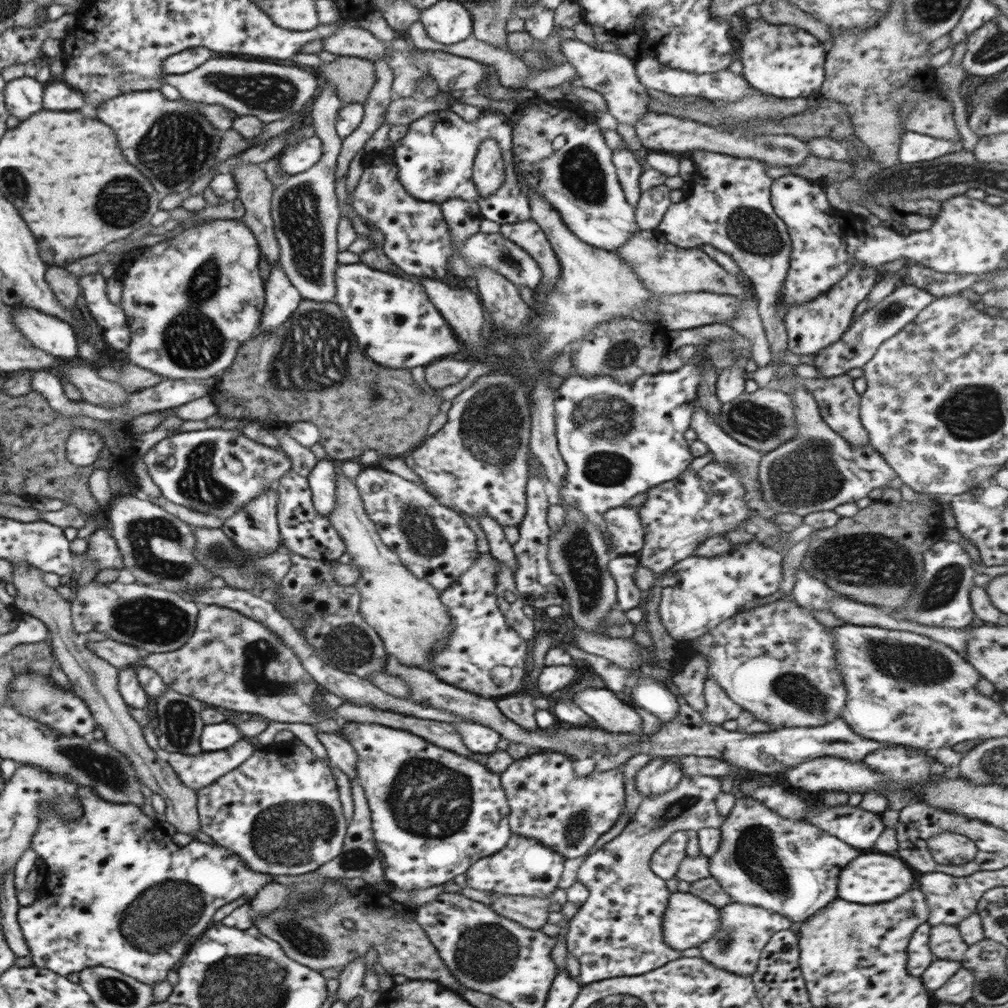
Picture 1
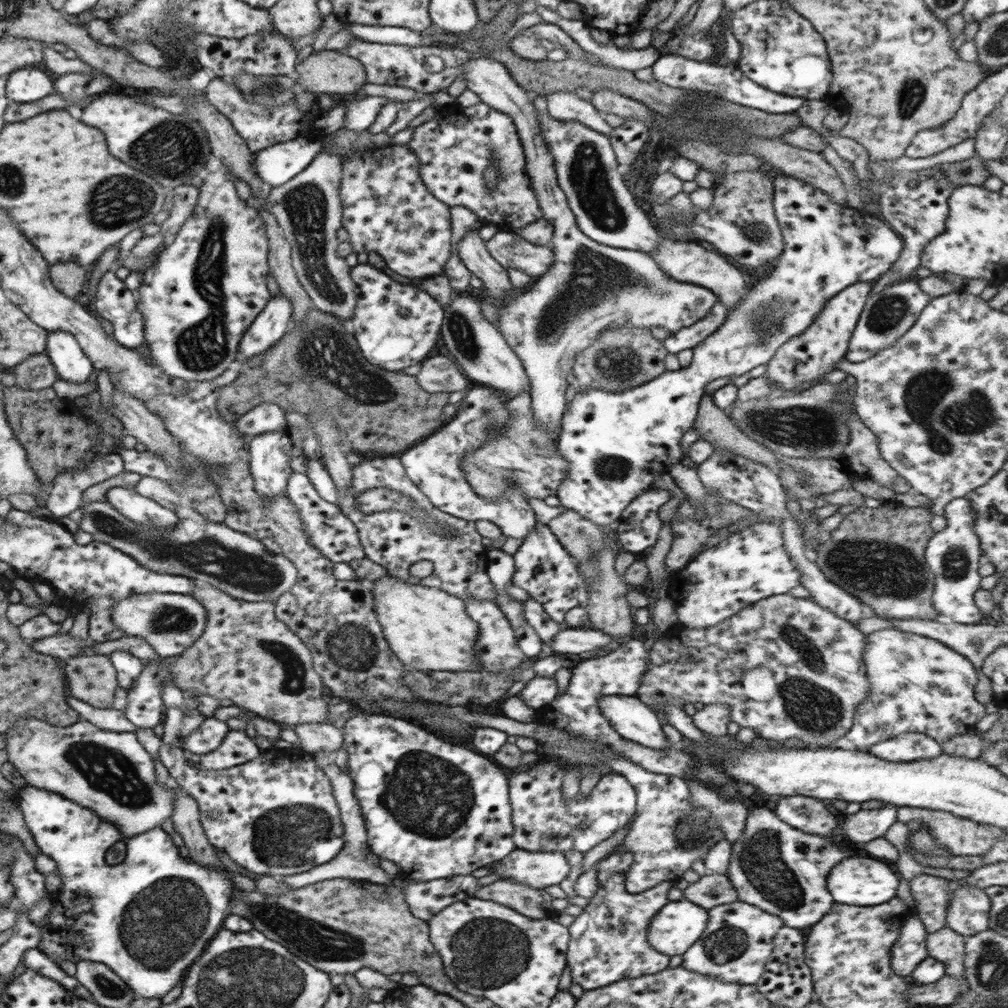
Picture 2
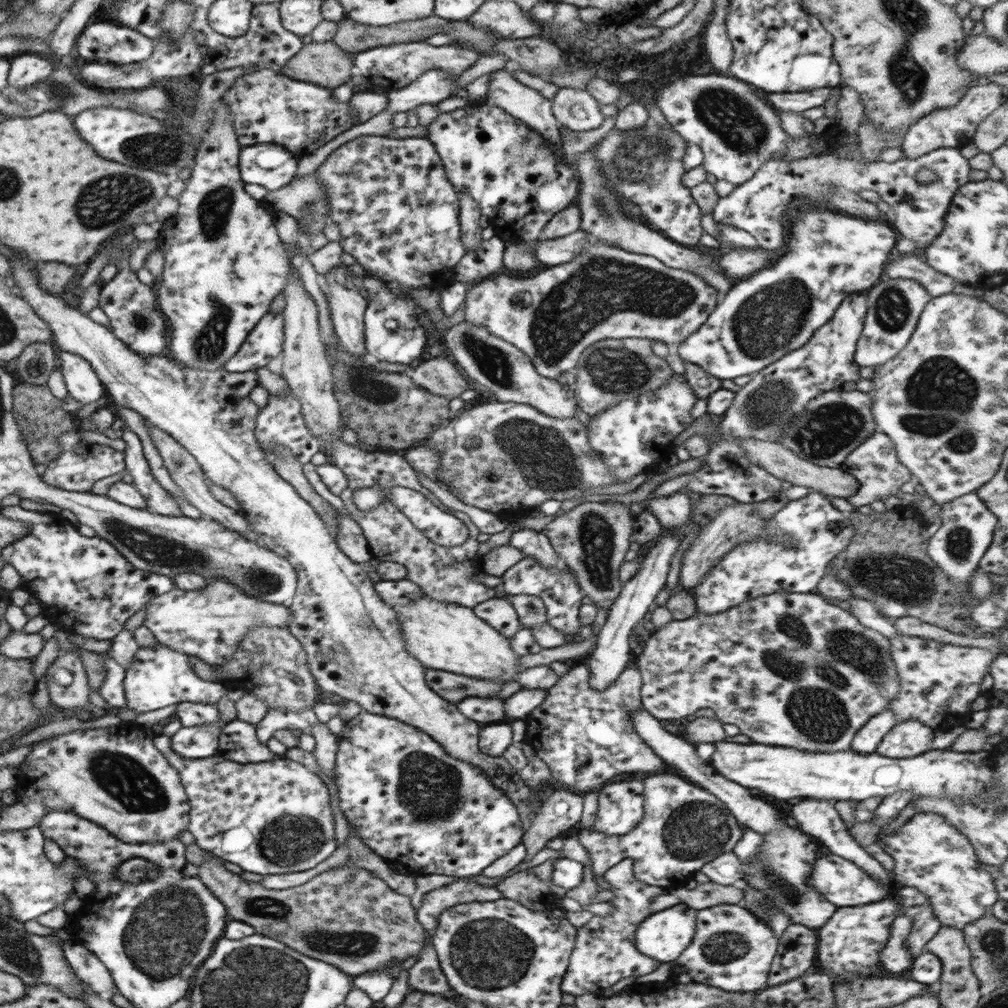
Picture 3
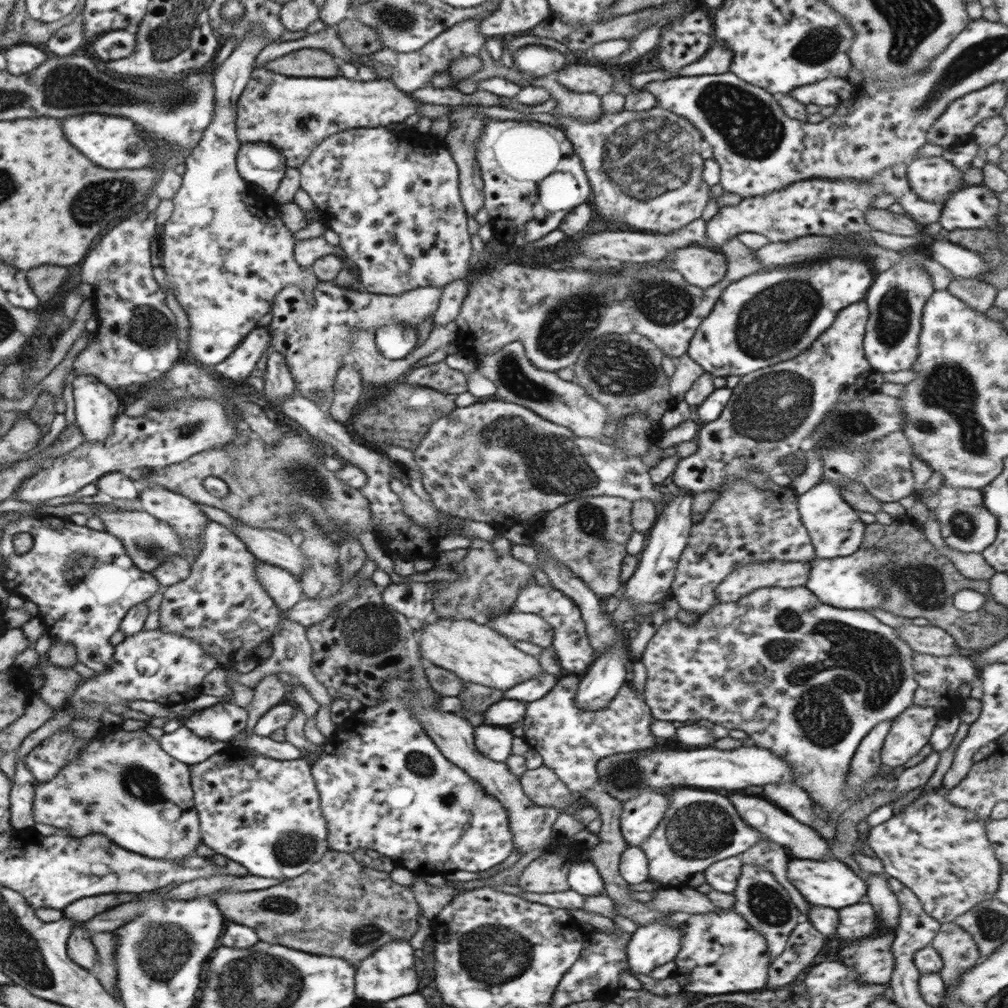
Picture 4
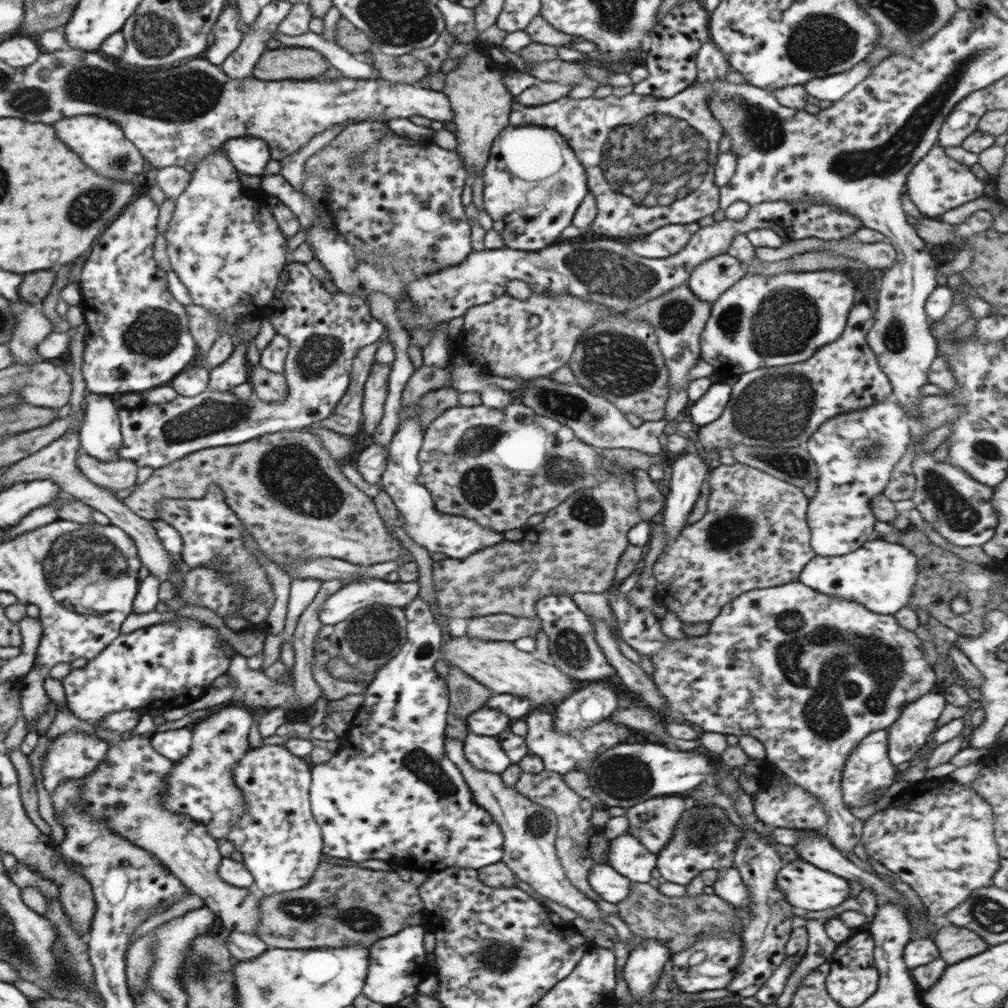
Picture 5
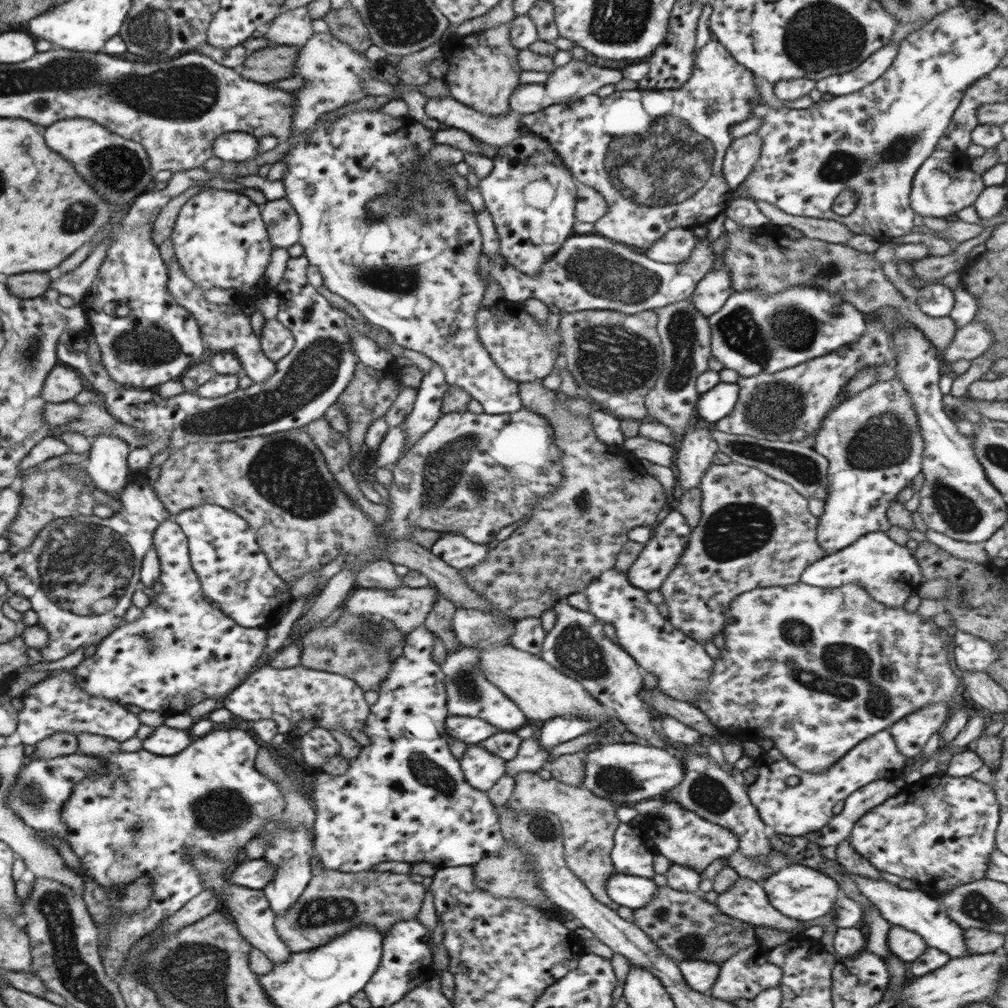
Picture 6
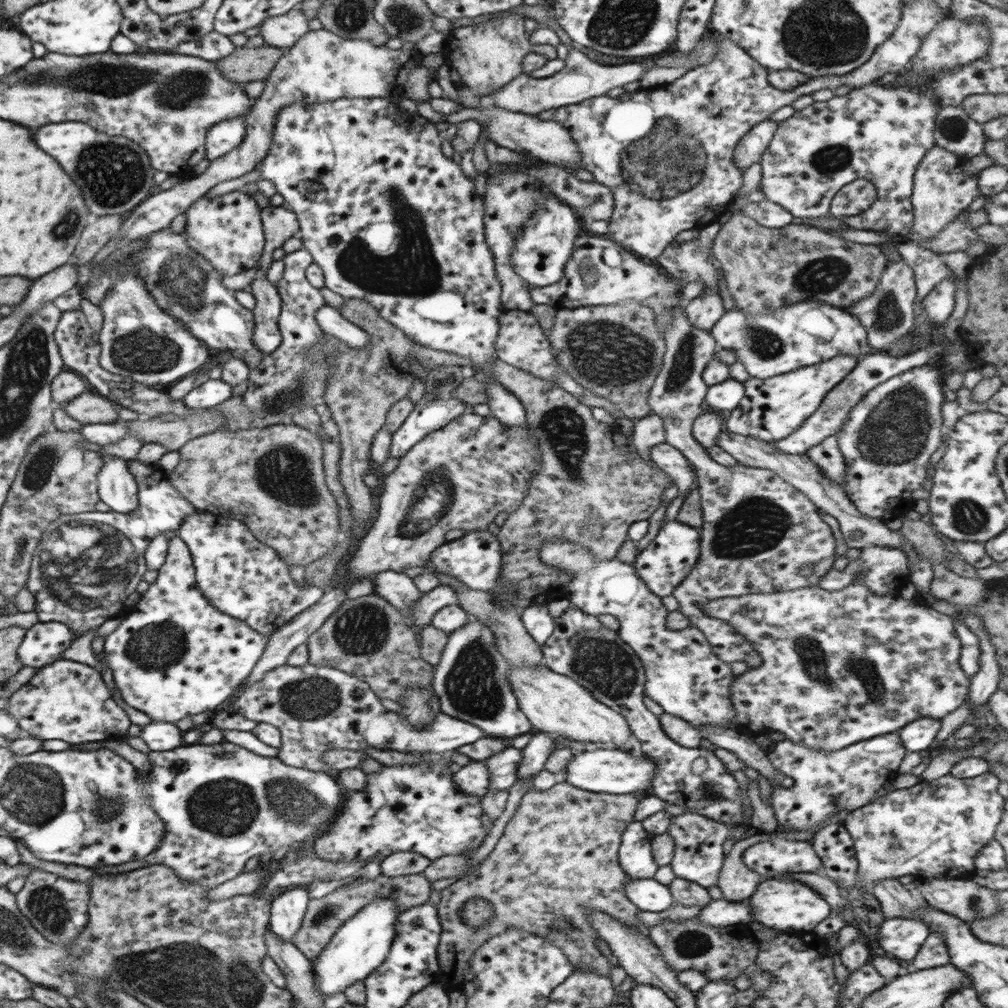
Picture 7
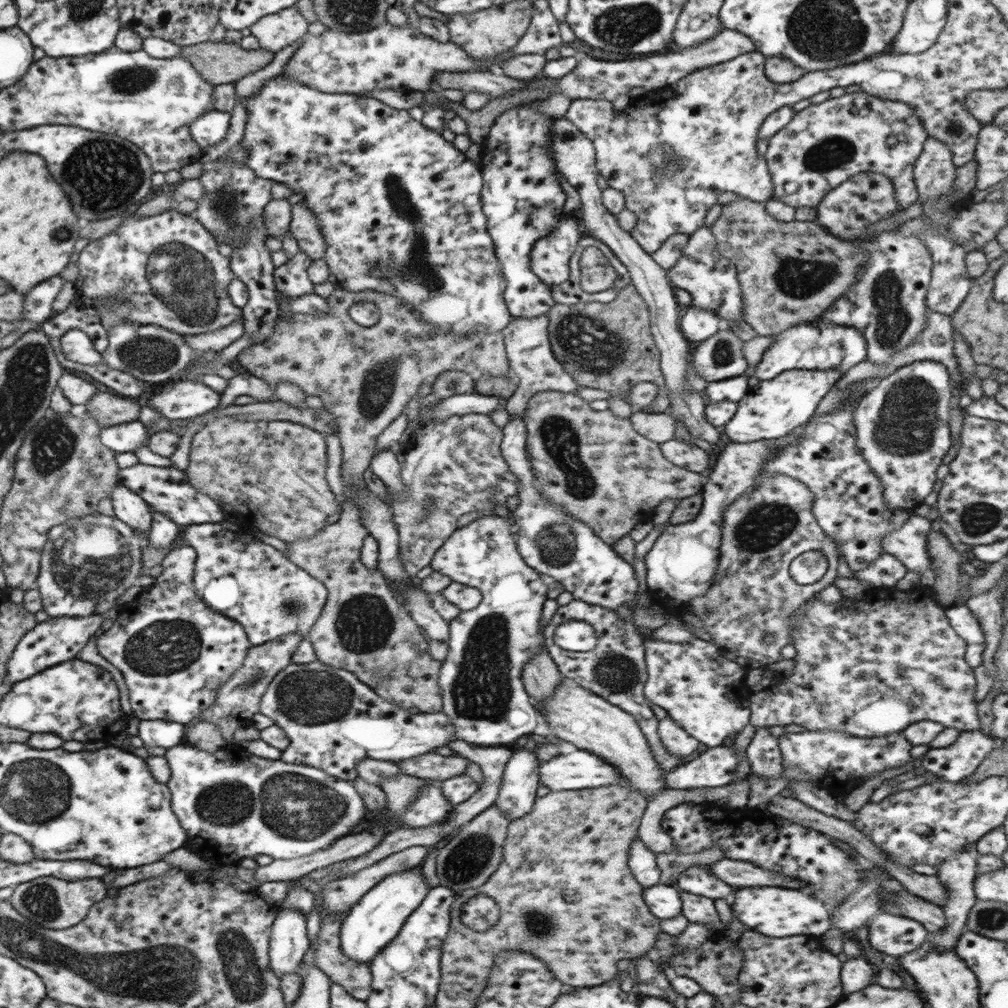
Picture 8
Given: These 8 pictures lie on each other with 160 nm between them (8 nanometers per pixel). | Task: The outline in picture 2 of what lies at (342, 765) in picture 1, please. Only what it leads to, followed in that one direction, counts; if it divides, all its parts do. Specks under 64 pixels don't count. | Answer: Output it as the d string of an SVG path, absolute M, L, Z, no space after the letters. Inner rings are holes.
M305 723L295 727L299 746L297 748L307 753L327 750L334 754L344 746L343 734L341 730L329 723Z

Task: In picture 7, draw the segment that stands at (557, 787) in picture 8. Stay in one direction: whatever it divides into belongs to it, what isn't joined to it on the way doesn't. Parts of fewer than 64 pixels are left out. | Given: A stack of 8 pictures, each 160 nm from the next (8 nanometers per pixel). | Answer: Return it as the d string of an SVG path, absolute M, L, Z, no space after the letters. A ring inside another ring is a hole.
M596 749L575 752L567 764L567 772L560 777L569 785L593 793L630 794L650 788L652 779L657 776L657 764L646 756L634 756L621 749Z

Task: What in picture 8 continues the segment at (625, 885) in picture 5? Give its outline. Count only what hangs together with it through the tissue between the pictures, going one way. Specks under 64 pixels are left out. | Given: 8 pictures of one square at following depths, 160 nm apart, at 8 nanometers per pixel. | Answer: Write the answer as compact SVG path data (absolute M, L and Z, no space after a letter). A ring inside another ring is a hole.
M659 882L657 885L644 888L643 899L650 912L659 919L674 918L682 913L682 901L676 886Z

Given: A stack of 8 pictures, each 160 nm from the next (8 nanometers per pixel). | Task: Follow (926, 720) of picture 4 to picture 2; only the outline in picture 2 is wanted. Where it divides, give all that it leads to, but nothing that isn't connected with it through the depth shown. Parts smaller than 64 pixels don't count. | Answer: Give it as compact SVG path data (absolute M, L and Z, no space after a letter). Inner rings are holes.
M908 732L890 738L890 740L876 743L876 746L872 746L866 751L890 762L930 760L943 753L940 743L924 734L914 732Z

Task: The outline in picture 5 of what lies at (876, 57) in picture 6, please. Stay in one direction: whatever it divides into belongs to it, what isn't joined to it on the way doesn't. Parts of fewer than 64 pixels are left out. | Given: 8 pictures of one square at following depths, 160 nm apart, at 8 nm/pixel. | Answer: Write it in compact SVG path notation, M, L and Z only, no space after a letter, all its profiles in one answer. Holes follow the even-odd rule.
M860 61L850 70L845 70L840 74L828 75L824 78L813 78L803 85L808 95L815 96L819 100L836 103L871 72L872 67L869 67L866 61Z

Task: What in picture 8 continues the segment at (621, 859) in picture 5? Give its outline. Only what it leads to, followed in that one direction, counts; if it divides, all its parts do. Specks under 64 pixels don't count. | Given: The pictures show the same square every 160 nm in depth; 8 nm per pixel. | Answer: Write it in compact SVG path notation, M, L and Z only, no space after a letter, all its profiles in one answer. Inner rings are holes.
M637 836L632 841L629 850L628 869L634 875L636 882L639 882L644 888L657 885L661 880L656 861L657 854L648 850Z

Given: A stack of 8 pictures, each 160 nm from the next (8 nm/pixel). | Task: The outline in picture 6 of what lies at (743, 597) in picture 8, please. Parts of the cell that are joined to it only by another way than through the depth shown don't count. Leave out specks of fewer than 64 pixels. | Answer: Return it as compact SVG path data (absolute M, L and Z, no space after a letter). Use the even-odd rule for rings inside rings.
M690 298L654 311L657 314L657 333L663 346L663 371L645 397L645 407L648 419L665 424L680 438L689 430L688 422L693 412L696 412L695 406L700 396L700 392L696 391L696 379L708 371L711 328L709 319L698 312ZM728 463L720 466L712 464L711 467L702 475L702 480L698 488L701 490L701 519L699 523L691 530L691 535L676 563L676 566L671 570L671 573L664 579L664 584L660 587L660 594L664 597L664 603L668 605L670 611L669 622L672 627L676 628L693 639L704 645L704 641L712 639L718 633L724 630L726 620L727 607L732 600L736 599L739 595L749 592L750 590L768 588L770 586L789 586L800 582L800 577L809 564L819 561L827 554L819 545L817 538L817 517L814 516L809 509L809 502L805 496L802 496L793 486L780 482L761 470L738 464Z

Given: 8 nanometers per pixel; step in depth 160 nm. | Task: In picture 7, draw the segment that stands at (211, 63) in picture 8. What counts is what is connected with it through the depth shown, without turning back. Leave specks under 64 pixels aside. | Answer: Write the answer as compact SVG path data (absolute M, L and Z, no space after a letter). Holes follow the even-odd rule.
M266 44L262 47L248 45L236 48L216 64L221 76L235 83L264 81L284 53L285 50Z

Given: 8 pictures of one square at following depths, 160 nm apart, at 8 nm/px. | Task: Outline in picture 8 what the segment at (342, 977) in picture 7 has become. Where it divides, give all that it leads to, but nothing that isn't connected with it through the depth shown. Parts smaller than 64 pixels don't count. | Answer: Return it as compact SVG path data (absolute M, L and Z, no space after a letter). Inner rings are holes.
M423 866L412 867L404 872L389 874L377 882L342 917L340 946L346 956L358 962L369 962L400 932L402 925L430 890Z

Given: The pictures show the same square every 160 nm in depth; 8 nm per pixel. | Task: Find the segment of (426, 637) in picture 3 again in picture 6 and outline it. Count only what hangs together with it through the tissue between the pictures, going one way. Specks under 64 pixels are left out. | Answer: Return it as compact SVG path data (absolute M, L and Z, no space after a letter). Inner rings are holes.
M506 644L490 652L480 654L480 668L484 676L497 686L508 698L511 698L525 714L526 719L535 725L541 725L554 718L582 718L592 722L596 728L608 724L608 716L602 705L578 682L562 674L545 662L540 656L517 650Z

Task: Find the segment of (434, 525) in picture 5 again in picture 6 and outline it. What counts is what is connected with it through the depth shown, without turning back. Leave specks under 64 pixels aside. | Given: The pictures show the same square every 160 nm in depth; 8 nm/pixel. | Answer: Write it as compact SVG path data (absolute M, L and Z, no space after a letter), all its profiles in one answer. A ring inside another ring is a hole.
M434 363L428 372L423 373L412 412L400 424L407 430L402 455L407 454L442 416L442 399L448 388L440 365ZM442 531L429 550L448 566L470 569L483 562L490 554L493 544L478 544L456 531Z

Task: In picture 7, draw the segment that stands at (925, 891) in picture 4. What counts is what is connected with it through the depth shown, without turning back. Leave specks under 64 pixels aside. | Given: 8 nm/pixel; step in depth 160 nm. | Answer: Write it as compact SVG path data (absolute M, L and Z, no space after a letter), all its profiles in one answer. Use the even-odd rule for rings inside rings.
M986 772L974 778L956 778L951 774L933 781L920 780L910 788L894 789L878 796L871 803L849 811L841 821L852 837L858 861L858 874L868 893L882 879L898 879L900 876L924 878L970 878L974 874L974 859L995 835L1004 812L1005 798L998 793L998 777Z

